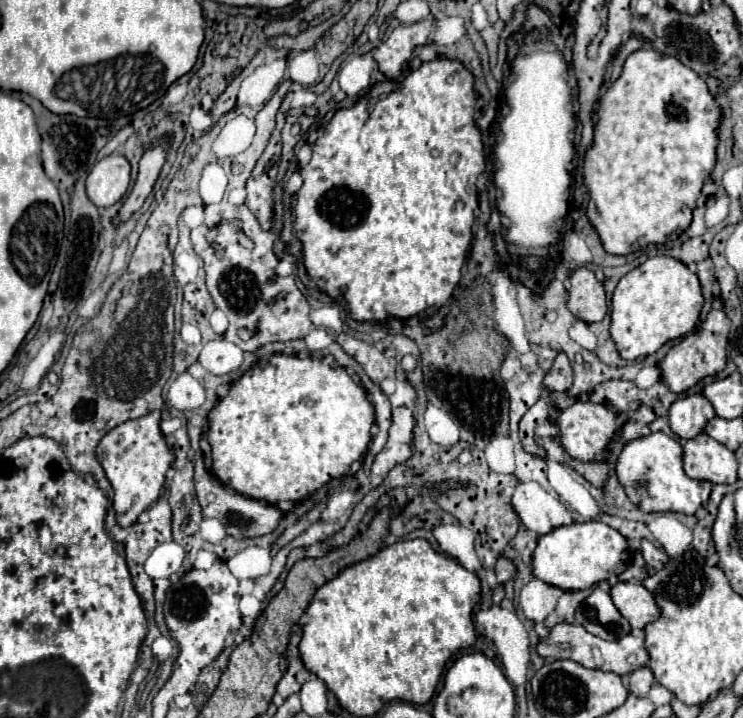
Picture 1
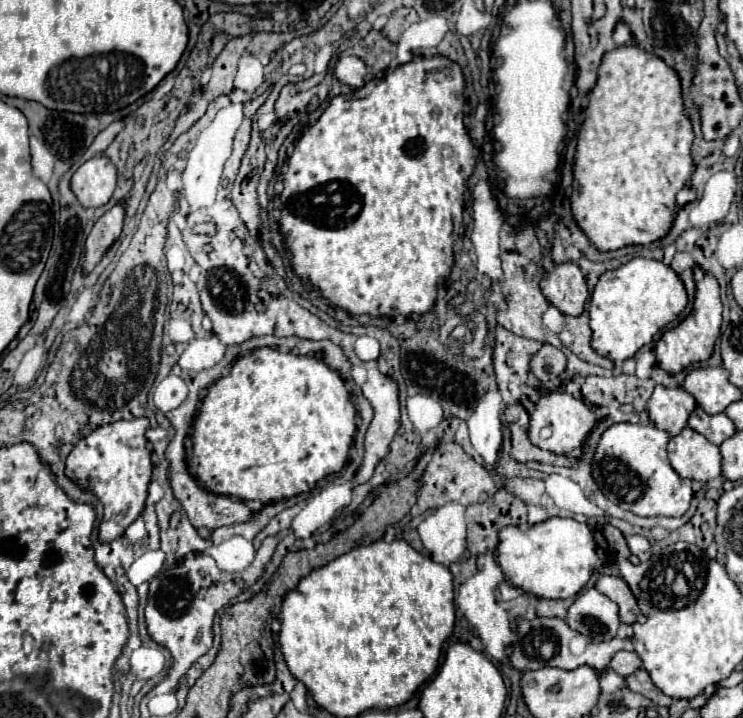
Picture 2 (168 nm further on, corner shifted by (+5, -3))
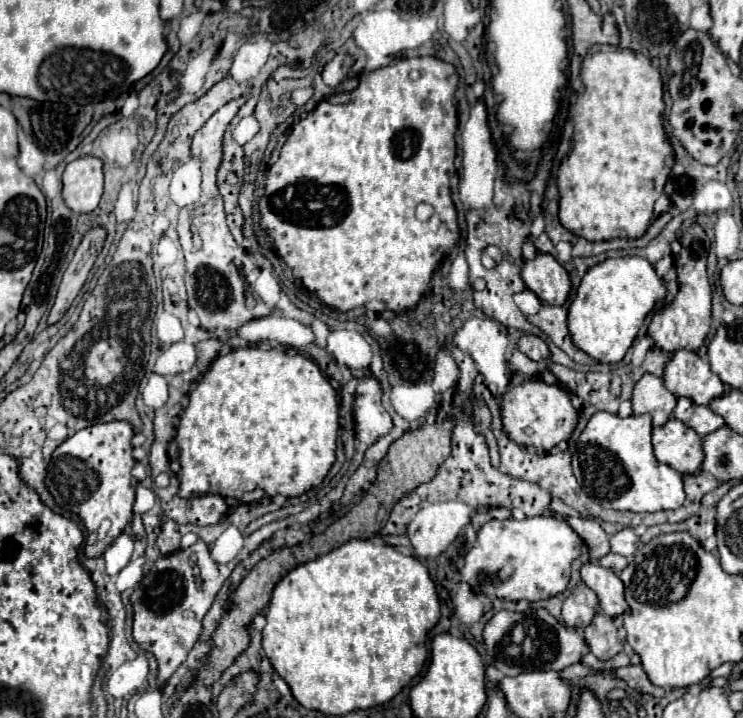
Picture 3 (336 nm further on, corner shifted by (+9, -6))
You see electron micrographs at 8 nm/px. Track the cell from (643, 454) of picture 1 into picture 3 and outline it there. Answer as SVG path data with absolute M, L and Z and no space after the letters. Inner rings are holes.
M596 412L582 434L576 440L576 452L572 456L572 472L582 486L582 490L594 498L602 508L610 510L630 510L630 512L660 512L660 510L676 510L684 504L684 488L682 474L670 468L668 464L660 464L652 452L652 418L650 416L626 416L620 418L610 412Z

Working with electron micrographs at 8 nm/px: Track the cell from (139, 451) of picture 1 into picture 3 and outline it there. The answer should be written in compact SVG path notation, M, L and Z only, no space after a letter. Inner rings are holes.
M108 422L88 426L74 436L66 438L54 452L46 474L46 488L52 494L54 502L68 512L80 516L84 528L88 530L84 554L86 558L102 556L102 552L114 542L116 536L124 532L124 528L132 522L132 504L138 480L130 474L136 464L132 456L132 440L134 432L128 422ZM102 520L110 522L108 532L100 538L98 528Z

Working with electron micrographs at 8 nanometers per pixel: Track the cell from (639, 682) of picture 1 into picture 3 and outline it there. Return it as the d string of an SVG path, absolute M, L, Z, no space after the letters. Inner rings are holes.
M594 614L594 620L582 630L582 634L590 652L602 660L612 658L622 650L612 618L606 614Z

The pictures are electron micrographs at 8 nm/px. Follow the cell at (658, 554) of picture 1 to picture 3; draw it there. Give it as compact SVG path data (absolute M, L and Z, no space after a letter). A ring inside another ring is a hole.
M624 528L616 534L612 534L610 550L616 554L622 554L622 556L634 556L638 550L638 542L640 542L638 536L630 528Z

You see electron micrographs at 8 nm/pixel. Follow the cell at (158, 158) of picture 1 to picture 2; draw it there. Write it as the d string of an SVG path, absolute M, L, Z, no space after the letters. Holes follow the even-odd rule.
M116 203L110 211L106 211L94 225L90 237L86 239L86 259L84 259L84 271L92 271L94 265L106 255L106 251L112 247L112 243L120 237L122 223L124 223L126 207L124 203Z

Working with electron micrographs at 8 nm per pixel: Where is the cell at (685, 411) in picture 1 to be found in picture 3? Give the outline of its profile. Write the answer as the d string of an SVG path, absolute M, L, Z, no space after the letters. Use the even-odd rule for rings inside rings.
M644 374L634 384L630 402L634 414L650 414L654 426L662 426L666 424L666 420L672 418L676 396L664 386L662 378L654 374Z

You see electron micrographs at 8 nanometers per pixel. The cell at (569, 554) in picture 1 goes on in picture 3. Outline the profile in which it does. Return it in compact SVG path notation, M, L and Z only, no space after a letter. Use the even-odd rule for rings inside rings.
M532 516L524 520L490 520L482 524L482 528L476 532L476 540L472 544L464 544L464 550L460 552L462 556L462 566L458 566L458 572L462 576L462 582L470 584L474 592L482 592L486 596L496 596L500 600L528 600L528 602L538 602L550 596L560 594L568 580L570 580L570 564L574 558L580 556L580 546L582 540L580 536L568 526L568 522L558 520L554 516Z

